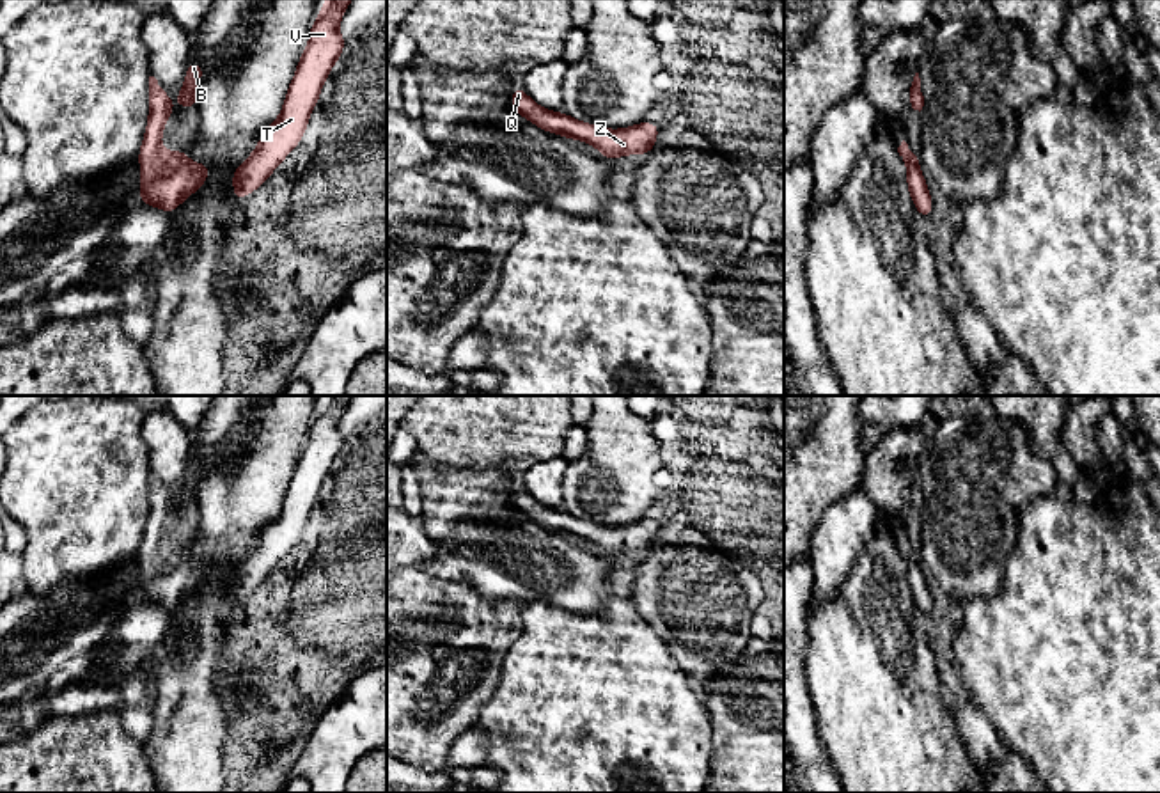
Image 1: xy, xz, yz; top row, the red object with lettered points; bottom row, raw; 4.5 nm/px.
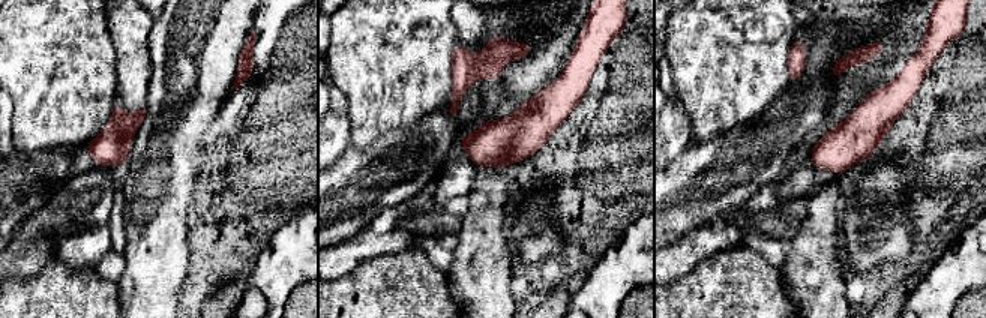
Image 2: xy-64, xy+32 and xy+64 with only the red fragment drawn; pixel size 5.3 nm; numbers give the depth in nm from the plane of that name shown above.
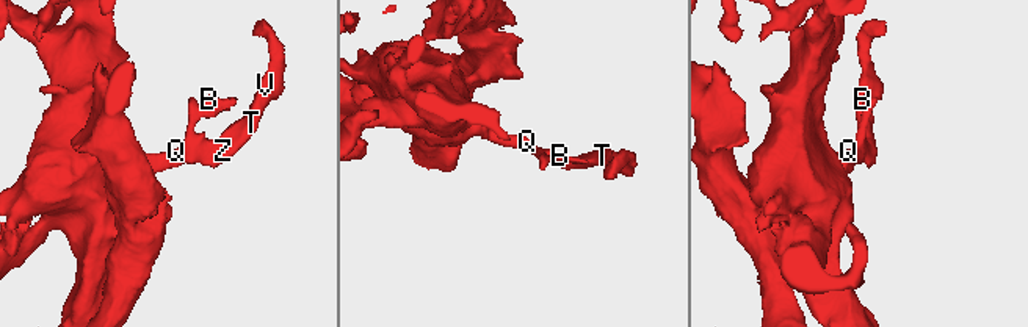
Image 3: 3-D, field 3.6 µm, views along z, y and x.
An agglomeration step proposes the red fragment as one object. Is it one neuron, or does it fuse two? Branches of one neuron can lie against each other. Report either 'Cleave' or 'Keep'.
Keep

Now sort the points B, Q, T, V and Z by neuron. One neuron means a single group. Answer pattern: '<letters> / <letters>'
B Q T V Z

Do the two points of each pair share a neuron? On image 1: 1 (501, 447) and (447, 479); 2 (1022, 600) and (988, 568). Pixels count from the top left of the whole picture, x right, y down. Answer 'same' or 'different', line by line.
1: different
2: different

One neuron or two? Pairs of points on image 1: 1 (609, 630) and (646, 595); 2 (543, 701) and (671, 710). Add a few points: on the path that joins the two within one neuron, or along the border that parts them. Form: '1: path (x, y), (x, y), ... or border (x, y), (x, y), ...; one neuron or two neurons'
1: border (630, 598), (635, 611), (660, 637); two neurons
2: path (575, 710), (639, 710); one neuron

